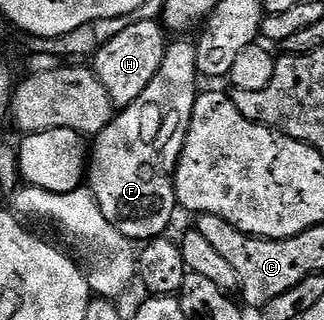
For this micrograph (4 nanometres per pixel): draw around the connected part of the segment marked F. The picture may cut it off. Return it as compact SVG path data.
M172 41L165 52L165 60L161 60L157 76L149 80L149 88L145 88L137 100L126 103L111 119L110 124L101 133L94 135L95 147L92 145L89 150L86 181L105 220L109 220L109 224L130 238L132 243L146 244L152 238L161 238L168 233L167 225L177 211L175 169L185 148L185 136L189 132L195 100L201 90L199 82L201 83L201 75L197 68L195 42Z

